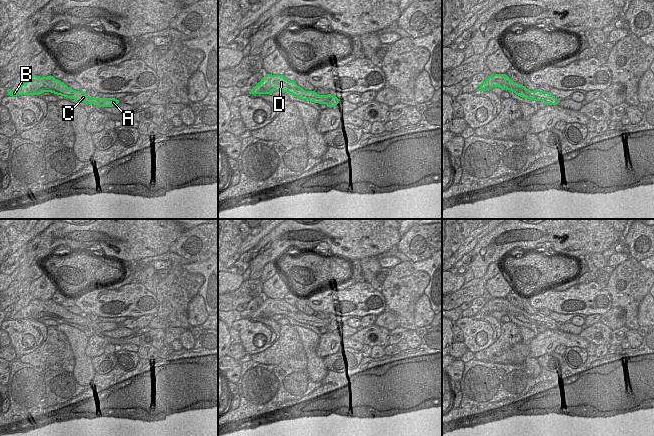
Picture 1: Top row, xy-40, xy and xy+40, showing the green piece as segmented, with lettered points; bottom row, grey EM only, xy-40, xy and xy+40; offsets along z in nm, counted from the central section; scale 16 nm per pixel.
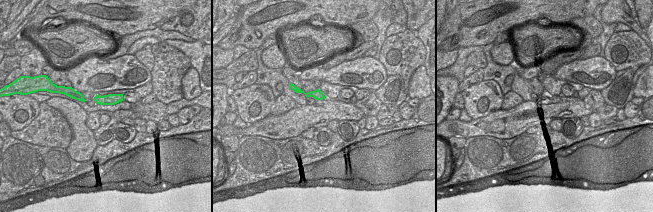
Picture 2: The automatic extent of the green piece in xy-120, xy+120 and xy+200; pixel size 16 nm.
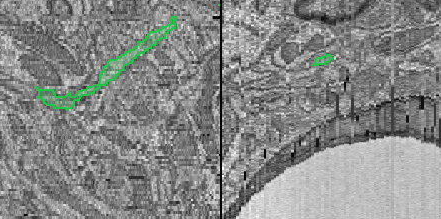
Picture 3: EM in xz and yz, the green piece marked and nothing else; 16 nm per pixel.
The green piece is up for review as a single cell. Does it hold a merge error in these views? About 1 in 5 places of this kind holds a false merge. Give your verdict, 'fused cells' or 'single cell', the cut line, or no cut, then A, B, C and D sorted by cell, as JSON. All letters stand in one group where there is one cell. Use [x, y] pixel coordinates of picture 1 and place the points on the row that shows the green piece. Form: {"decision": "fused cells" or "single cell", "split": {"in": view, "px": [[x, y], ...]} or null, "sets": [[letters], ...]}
{"decision": "single cell", "split": null, "sets": [["A", "B", "C", "D"]]}

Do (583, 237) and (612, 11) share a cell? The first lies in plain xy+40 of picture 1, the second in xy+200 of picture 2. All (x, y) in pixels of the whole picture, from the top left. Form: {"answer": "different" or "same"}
{"answer": "different"}

